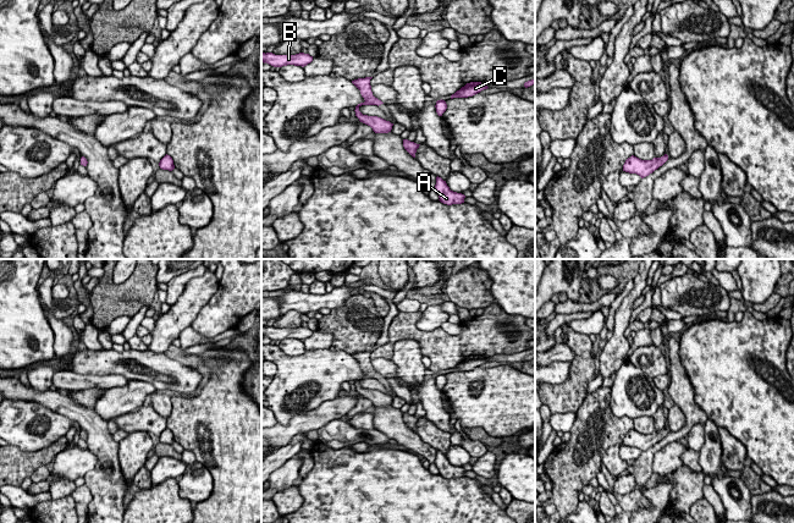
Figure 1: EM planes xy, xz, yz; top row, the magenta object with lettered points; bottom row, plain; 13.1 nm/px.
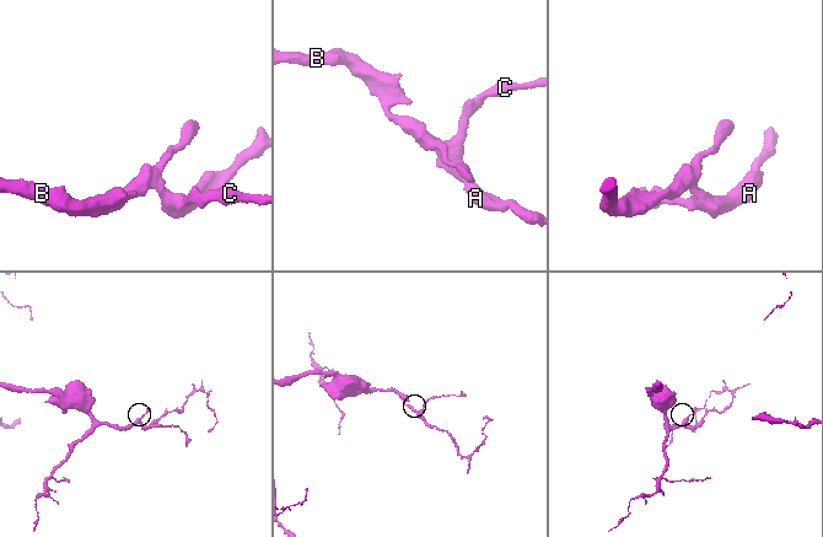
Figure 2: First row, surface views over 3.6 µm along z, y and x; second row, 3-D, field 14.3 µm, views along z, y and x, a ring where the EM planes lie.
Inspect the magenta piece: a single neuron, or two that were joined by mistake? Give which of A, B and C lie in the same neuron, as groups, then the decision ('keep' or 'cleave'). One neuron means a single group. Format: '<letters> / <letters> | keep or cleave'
A B C | keep

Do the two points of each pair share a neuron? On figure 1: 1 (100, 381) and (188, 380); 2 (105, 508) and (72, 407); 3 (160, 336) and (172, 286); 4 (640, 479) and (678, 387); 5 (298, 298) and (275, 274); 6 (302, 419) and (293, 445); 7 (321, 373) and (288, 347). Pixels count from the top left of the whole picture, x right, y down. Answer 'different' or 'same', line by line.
1: different
2: same
3: different
4: same
5: different
6: different
7: different

